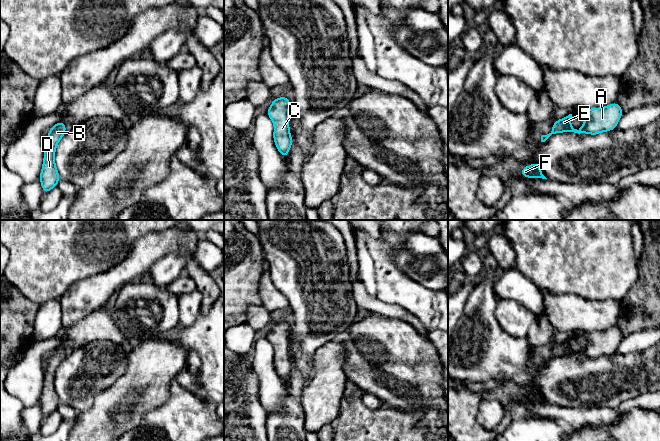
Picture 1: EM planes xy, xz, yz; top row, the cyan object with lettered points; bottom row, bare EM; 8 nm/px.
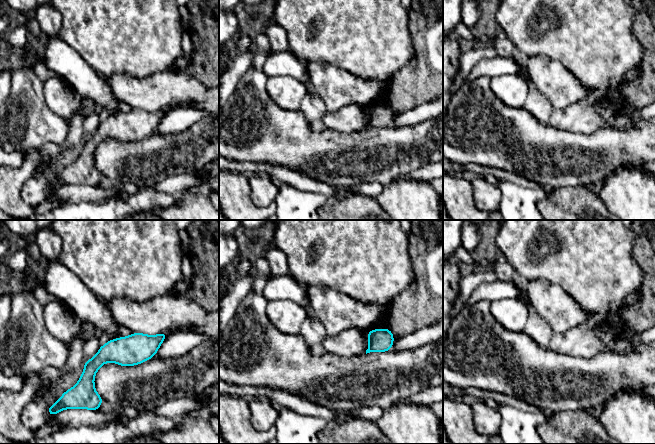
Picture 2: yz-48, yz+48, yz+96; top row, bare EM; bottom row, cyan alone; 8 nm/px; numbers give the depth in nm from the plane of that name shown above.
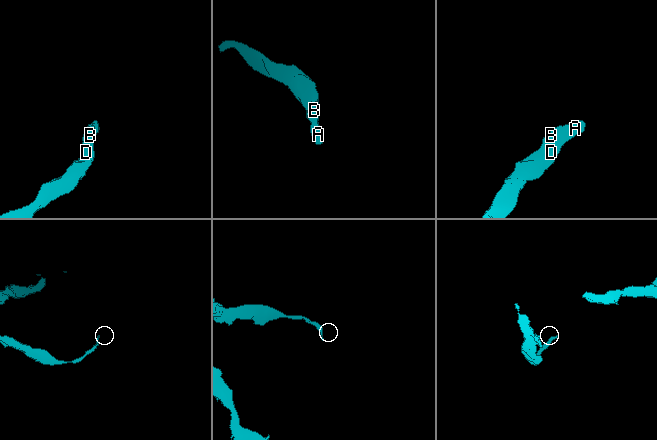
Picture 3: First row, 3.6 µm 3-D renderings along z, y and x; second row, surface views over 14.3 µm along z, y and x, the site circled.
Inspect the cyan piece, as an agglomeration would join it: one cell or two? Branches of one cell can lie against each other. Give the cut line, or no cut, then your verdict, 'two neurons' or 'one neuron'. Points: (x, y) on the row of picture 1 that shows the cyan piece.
no cut; one neuron

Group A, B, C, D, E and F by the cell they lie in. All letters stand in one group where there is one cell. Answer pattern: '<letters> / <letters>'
A B C D E F

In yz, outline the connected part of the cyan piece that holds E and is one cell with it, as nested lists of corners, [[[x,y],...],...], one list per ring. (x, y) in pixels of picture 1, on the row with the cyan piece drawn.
[[[618,102],[602,108],[584,110],[585,122],[580,129],[574,129],[570,122],[572,114],[553,122],[552,131],[541,136],[541,142],[545,142],[552,134],[561,132],[587,133],[597,135],[601,132],[612,131],[616,128],[623,110]]]

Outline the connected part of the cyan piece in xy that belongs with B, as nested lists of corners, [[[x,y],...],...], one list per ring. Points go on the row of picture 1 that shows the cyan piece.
[[[64,121],[56,123],[49,129],[47,142],[45,144],[44,160],[42,170],[39,176],[43,193],[46,194],[52,188],[57,187],[60,175],[55,166],[55,150],[59,141],[66,132]]]

